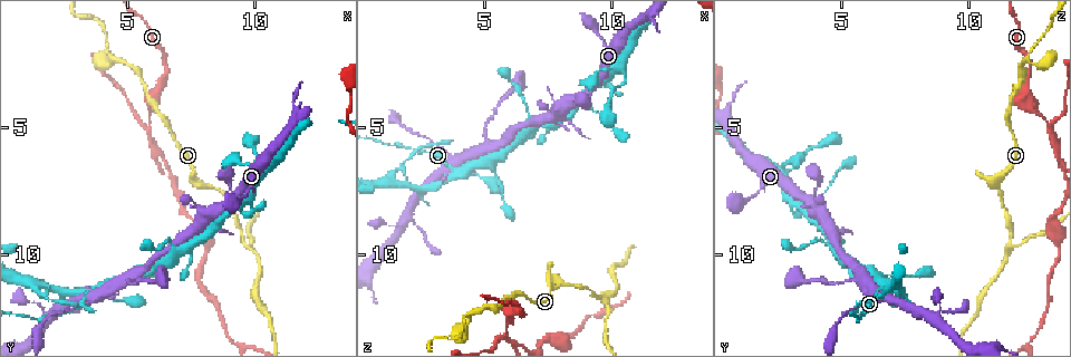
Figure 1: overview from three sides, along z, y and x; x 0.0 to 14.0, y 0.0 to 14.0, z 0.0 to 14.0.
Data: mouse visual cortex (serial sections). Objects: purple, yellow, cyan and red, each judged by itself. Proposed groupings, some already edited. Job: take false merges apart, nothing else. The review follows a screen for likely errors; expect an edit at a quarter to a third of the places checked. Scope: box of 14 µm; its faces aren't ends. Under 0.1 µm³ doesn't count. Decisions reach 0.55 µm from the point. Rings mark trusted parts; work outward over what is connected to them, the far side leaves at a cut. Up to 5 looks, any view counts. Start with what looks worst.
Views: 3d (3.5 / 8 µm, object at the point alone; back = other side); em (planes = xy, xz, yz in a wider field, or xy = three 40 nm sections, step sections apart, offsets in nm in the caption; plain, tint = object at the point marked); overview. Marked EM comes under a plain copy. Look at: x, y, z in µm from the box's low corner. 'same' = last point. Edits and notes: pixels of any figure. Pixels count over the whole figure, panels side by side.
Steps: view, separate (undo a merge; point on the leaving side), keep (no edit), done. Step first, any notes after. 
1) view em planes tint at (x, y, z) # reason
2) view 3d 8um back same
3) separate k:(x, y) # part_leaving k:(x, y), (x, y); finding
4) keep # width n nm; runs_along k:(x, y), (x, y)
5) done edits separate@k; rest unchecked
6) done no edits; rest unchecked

view 3d 8um at (5.7, 5.1, 13.2) # a fork

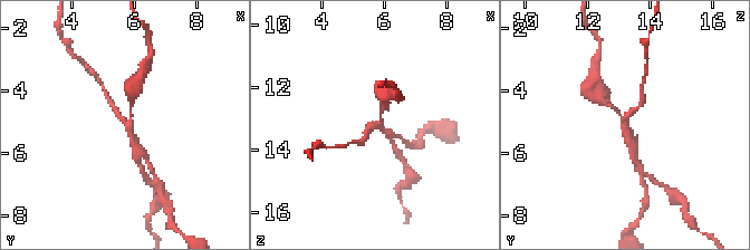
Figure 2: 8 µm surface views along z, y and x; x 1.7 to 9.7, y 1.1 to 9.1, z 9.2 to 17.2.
view em xy step 5 tint at (5.8, 5.1, 13.2) # arms 3; arm_widths 150, 200, 200 nm; shape alone is not enough

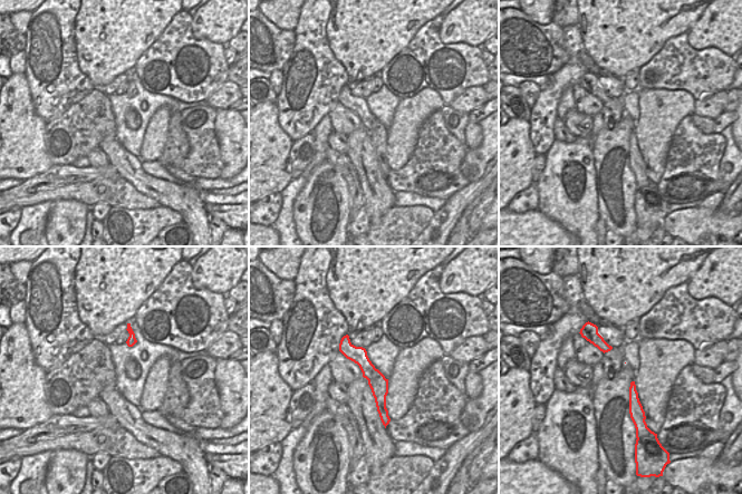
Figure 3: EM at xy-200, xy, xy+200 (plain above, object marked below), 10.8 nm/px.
separate 2:(632, 111) # border 3:(376, 369), (374, 375), (367, 379); a second cell is stuck on

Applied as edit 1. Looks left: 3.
view 3d 8um at (3.9, 11.6, 6.4) # small branch off a trunk

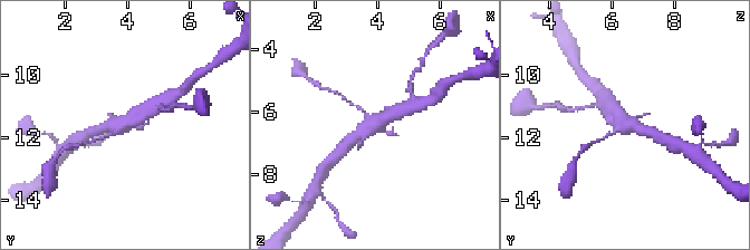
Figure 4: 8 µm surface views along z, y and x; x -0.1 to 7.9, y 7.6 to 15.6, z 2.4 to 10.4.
view 3d 3.5um at (3.9, 11.5, 6.4) # zoom in

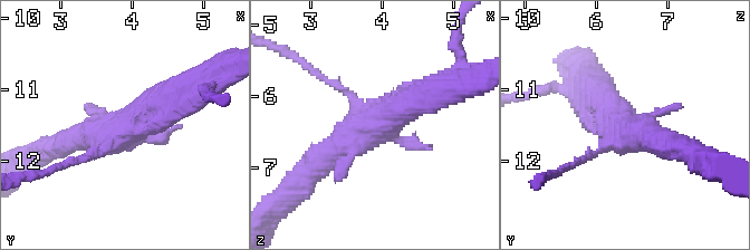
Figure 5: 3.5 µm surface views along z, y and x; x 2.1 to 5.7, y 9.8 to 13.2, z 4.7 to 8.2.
keep # runs_along 5:(433, 92), (355, 132), (314, 166); one cell here

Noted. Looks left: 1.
done edits separate@2; rest unchecked

